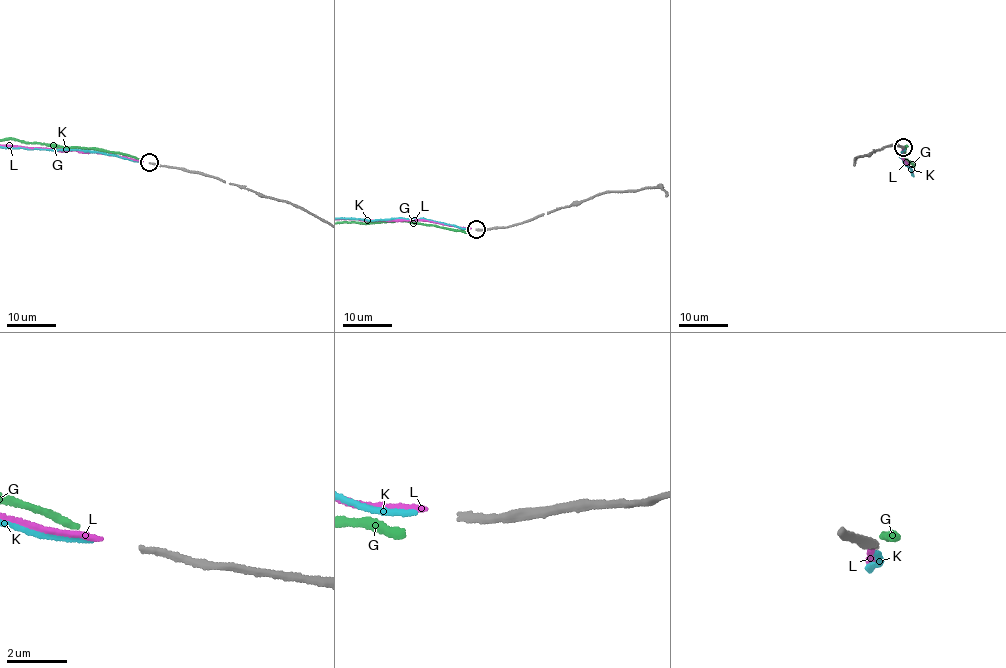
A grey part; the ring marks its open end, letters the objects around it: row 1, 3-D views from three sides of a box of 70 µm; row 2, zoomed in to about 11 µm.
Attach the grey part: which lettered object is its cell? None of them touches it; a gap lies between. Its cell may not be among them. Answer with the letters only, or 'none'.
none

